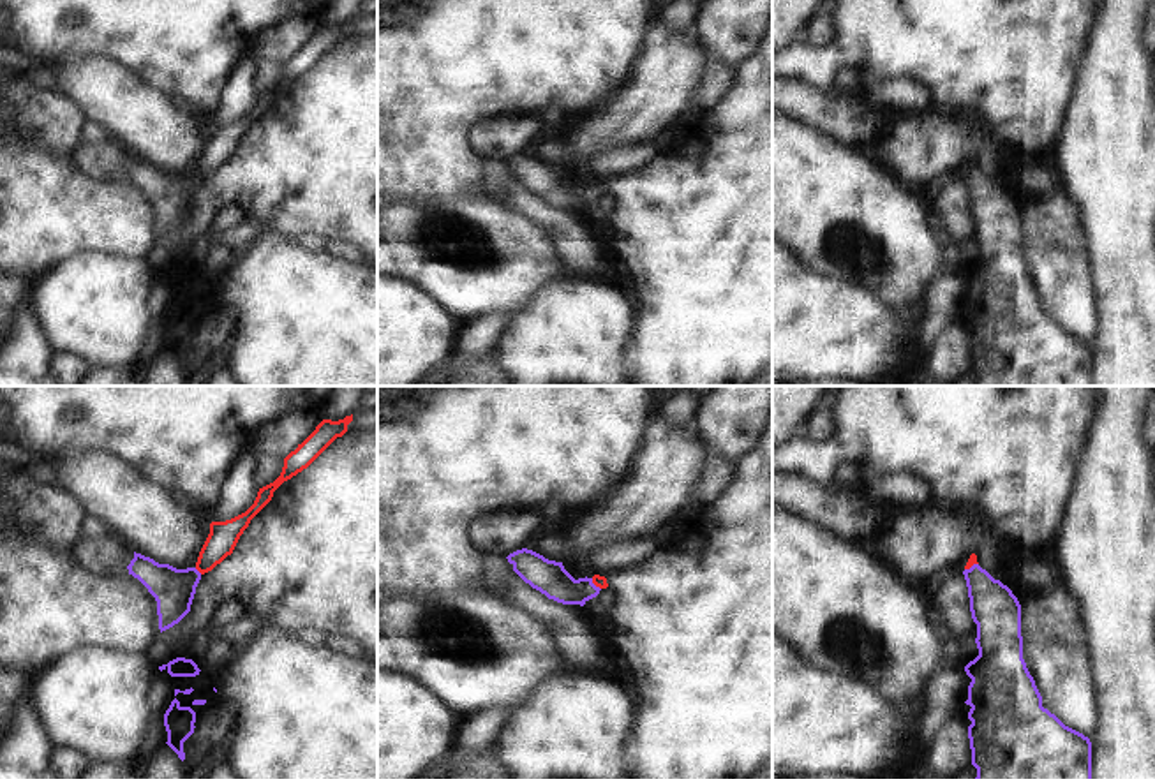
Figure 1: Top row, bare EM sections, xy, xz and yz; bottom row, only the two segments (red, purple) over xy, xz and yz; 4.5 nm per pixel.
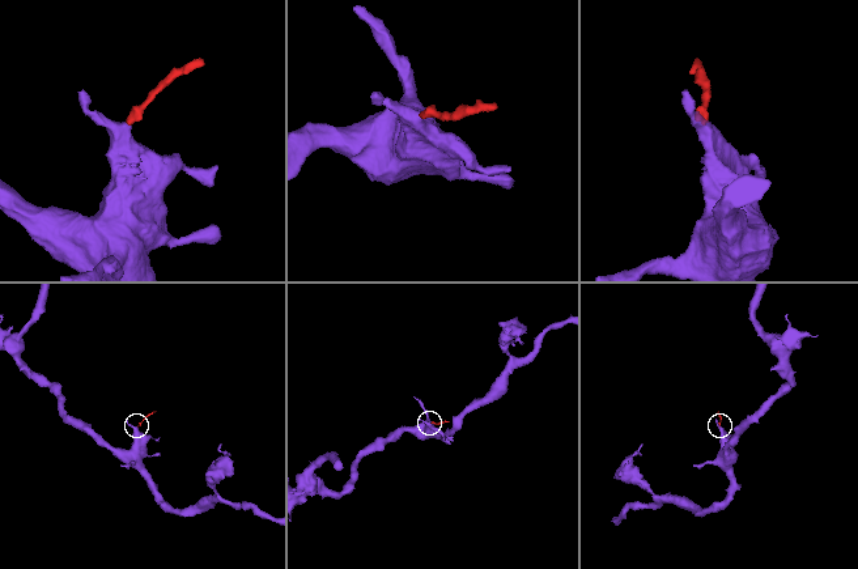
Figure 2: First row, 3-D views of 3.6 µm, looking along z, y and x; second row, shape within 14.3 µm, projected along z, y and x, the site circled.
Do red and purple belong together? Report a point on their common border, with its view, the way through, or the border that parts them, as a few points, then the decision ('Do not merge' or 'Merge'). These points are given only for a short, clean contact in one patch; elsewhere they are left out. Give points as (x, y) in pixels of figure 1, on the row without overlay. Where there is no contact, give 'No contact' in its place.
Touches red at xy (198, 175). Path across: xy (223, 143), (198, 175), (173, 194). Merge.

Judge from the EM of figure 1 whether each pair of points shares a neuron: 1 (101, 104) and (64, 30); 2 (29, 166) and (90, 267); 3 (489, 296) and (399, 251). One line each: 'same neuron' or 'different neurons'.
1: different neurons
2: different neurons
3: same neuron

